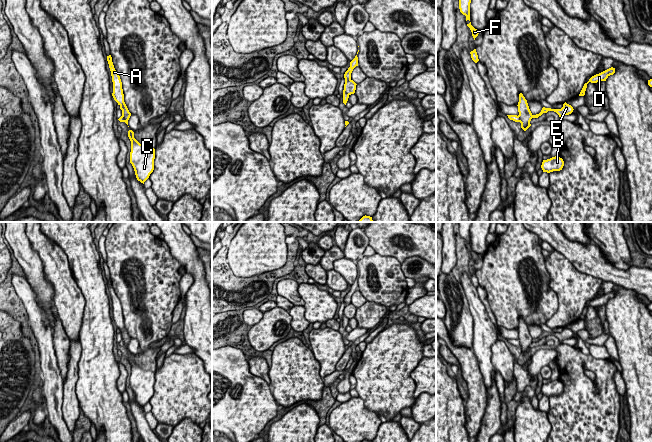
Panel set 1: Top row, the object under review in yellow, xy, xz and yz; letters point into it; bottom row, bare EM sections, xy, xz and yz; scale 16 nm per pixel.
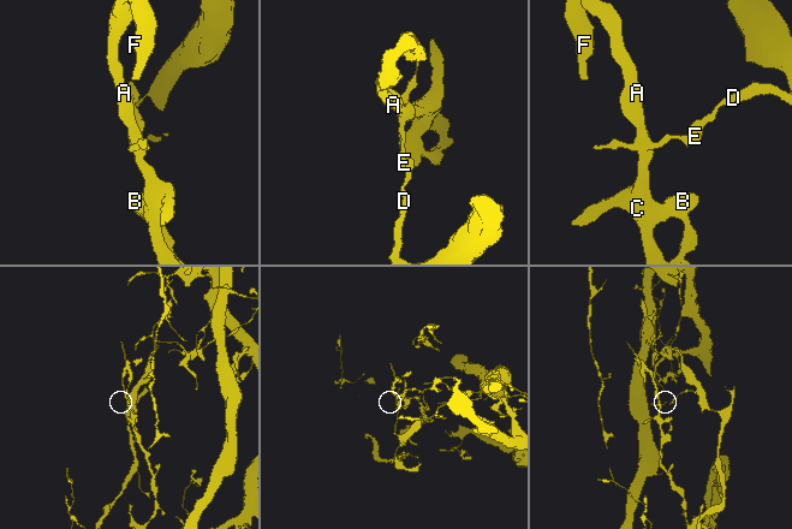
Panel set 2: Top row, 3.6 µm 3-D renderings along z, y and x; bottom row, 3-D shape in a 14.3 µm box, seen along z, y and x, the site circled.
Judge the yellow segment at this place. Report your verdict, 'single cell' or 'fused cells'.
fused cells

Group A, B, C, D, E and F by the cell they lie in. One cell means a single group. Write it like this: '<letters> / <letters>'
A B C F / D E

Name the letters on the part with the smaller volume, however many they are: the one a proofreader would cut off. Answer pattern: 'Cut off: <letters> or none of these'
Cut off: D, E

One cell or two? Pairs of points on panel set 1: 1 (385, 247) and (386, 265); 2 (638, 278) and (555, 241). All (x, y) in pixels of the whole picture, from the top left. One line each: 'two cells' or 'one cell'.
1: two cells
2: one cell

